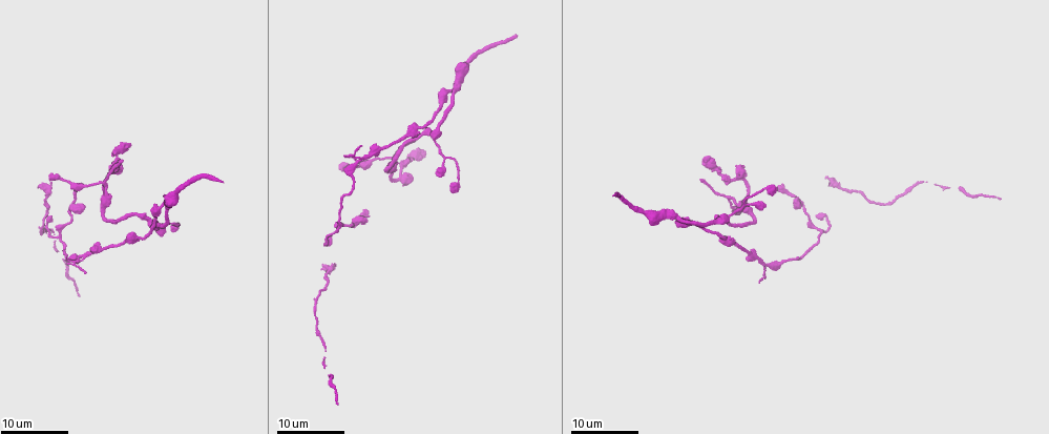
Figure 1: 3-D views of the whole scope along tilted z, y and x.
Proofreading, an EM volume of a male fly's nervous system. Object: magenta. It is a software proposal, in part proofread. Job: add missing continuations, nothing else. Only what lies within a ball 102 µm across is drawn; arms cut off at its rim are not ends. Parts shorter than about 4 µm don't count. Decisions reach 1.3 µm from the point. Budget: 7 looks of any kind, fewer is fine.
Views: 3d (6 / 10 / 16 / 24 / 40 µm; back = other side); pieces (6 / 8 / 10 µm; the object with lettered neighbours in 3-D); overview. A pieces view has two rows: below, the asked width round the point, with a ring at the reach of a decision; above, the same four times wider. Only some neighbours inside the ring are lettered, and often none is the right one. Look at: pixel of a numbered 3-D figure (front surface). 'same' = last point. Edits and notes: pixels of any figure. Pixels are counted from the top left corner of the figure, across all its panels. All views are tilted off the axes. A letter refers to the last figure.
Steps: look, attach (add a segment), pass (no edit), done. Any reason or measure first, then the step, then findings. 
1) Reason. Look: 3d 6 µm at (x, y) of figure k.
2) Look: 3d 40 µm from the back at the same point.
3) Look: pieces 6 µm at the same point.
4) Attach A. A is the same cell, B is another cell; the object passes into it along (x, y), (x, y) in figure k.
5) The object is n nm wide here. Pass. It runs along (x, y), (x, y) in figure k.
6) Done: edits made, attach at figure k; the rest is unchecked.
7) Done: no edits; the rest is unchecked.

Branch stops here. Look: 3d 16 µm at (778, 188) of figure 1.

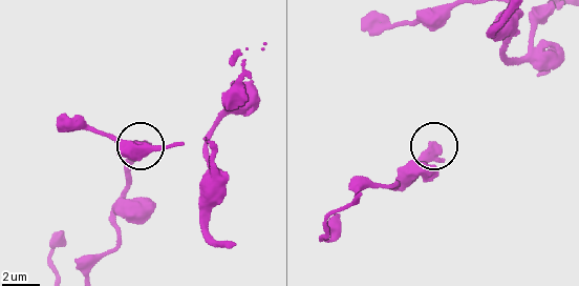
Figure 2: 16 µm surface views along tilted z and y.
Closer look. Look: 3d 10 µm at (432, 145) of figure 2.

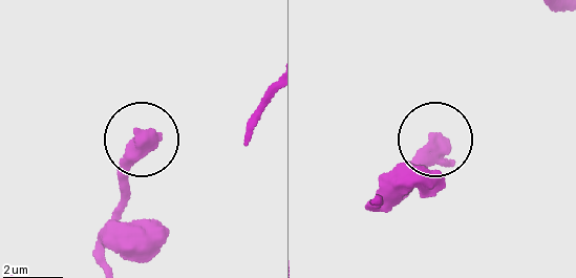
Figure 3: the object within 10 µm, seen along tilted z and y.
Look: pieces 10 µm at (437, 141) of figure 3.

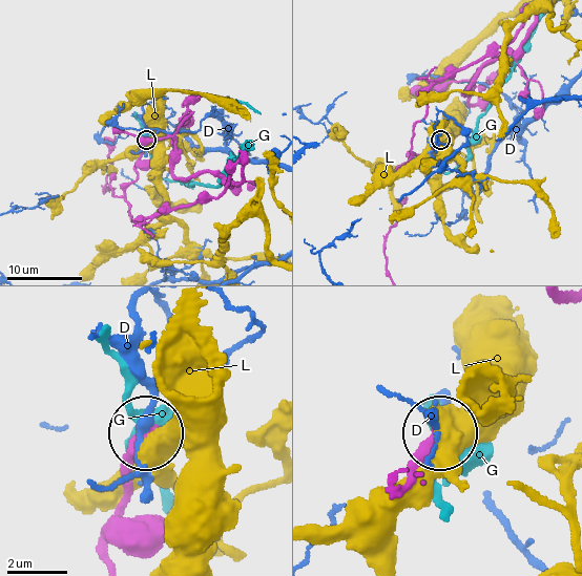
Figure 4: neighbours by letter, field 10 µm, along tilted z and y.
Pass. D, G and L are other cells; none of them fits.

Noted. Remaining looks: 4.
Free end. Look: 3d 16 µm at (49, 175) of figure 1.

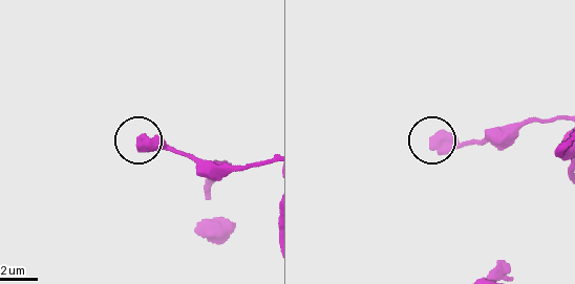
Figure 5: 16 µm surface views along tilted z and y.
Look: pieces 6 µm at (435, 138) of figure 5.

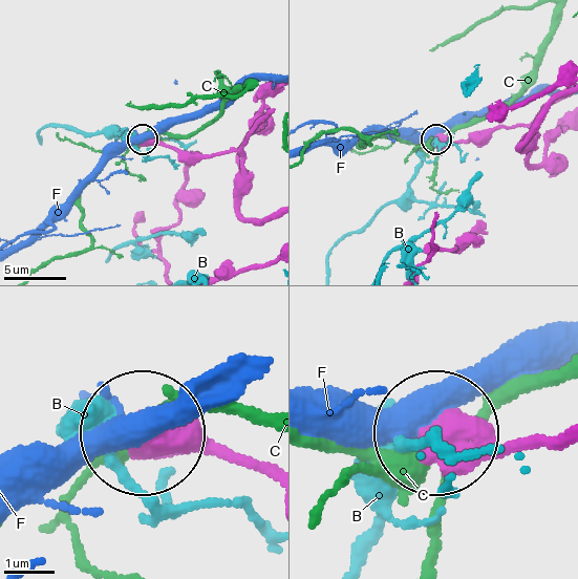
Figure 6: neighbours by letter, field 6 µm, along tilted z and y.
The object is 600 nm wide here. Pass. B, C and F are other cells; no lettered segment goes on from it.

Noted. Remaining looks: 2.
Branch stops here. Look: 3d 16 µm at (773, 191) of figure 1.

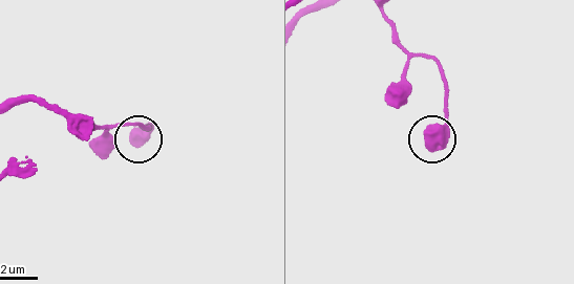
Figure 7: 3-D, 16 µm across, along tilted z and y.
Look: pieces 10 µm at (430, 141) of figure 7.

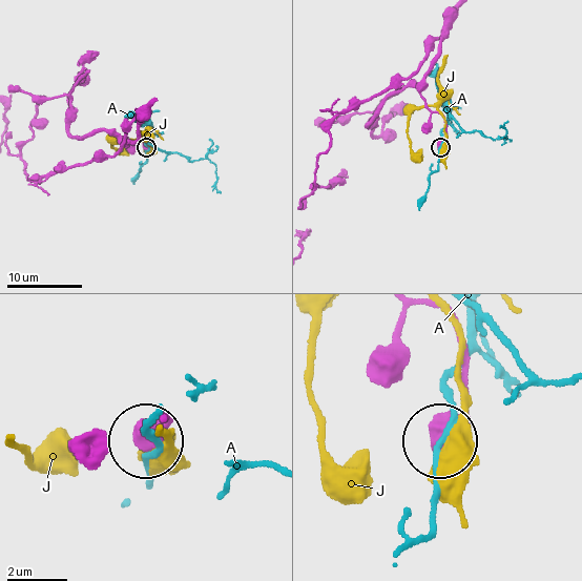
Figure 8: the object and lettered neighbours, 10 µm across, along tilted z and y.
Pass. A and J are other cells; none of them fits.

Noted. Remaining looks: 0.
Done: no edits; the rest is unchecked.

